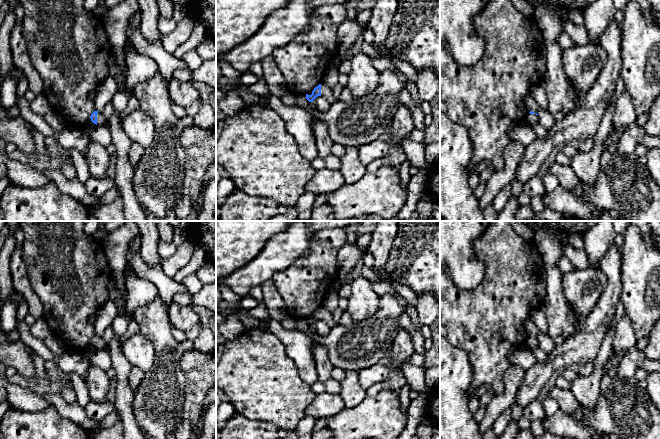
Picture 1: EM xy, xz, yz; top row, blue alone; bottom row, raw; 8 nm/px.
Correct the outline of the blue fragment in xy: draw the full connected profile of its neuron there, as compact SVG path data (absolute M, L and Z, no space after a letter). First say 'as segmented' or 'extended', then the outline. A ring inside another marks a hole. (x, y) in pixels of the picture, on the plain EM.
extended; M94 335L91 338L90 343L96 349L108 349L108 344L98 335Z

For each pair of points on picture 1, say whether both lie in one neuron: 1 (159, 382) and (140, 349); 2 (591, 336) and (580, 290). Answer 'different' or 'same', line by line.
1: different
2: different

